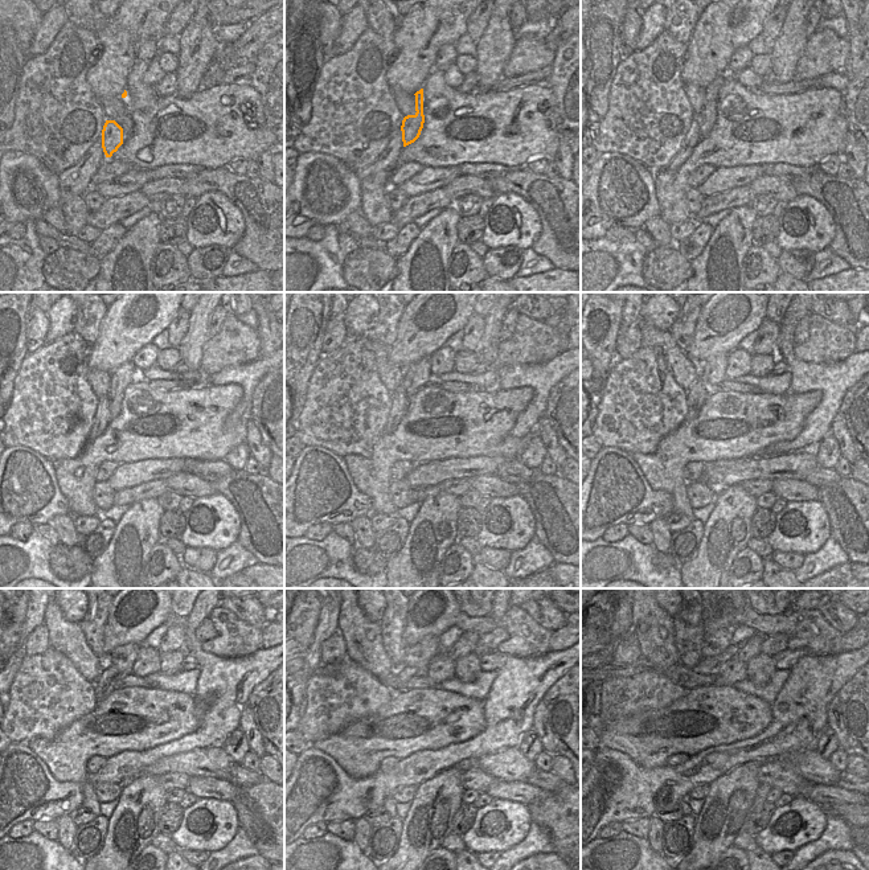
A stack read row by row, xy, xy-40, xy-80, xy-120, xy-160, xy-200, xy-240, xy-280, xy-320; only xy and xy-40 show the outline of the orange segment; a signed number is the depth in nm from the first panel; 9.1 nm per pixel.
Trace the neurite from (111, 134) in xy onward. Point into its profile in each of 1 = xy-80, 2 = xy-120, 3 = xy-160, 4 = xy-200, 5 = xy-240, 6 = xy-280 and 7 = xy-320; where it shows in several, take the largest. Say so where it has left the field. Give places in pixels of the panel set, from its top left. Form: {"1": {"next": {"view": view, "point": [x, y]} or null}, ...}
{"1": {"next": {"view": "xy-80", "point": [708, 117]}}, "2": {"next": {"view": "xy-120", "point": [126, 373]}}, "3": {"next": {"view": "xy-160", "point": [415, 376]}}, "4": {"next": {"view": "xy-200", "point": [713, 370]}}, "5": {"next": {"view": "xy-240", "point": [123, 657]}}, "6": {"next": {"view": "xy-280", "point": [419, 655]}}, "7": {"next": {"view": "xy-320", "point": [714, 643]}}}

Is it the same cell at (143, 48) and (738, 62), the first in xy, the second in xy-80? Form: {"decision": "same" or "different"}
{"decision": "same"}

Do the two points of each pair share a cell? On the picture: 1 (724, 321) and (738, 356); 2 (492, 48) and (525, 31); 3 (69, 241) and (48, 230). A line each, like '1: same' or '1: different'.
1: different
2: different
3: same

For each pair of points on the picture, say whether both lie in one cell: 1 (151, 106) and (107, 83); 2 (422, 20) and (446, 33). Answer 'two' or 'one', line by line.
1: two
2: one

